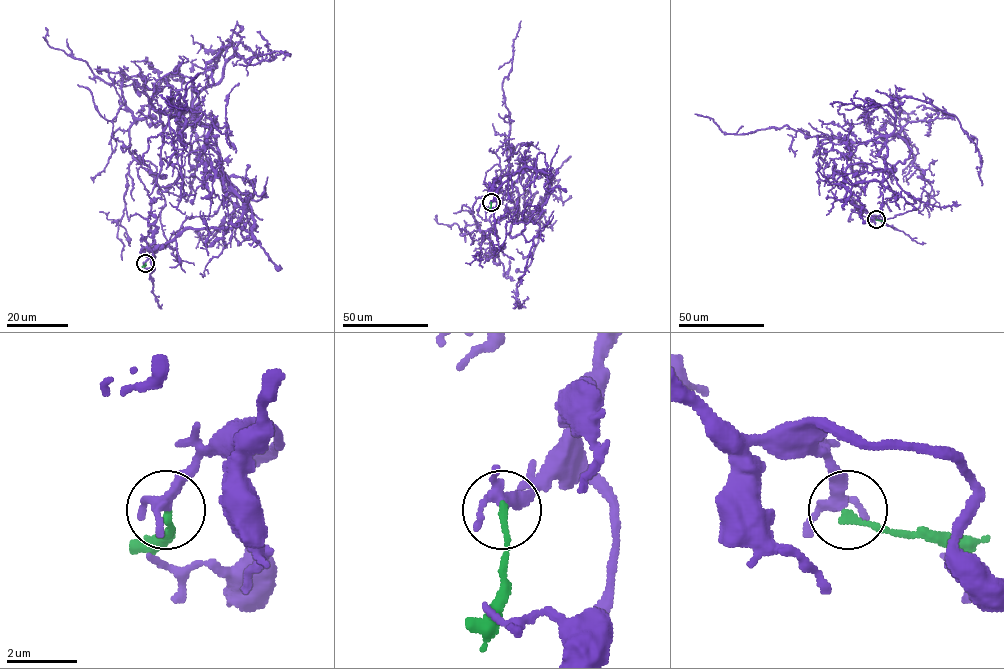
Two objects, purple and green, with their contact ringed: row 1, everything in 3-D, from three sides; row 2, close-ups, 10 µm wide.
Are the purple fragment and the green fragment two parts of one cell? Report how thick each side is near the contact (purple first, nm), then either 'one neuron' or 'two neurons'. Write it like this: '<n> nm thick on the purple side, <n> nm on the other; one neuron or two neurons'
240 nm thick on the purple side, 220 nm on the other; one neuron

